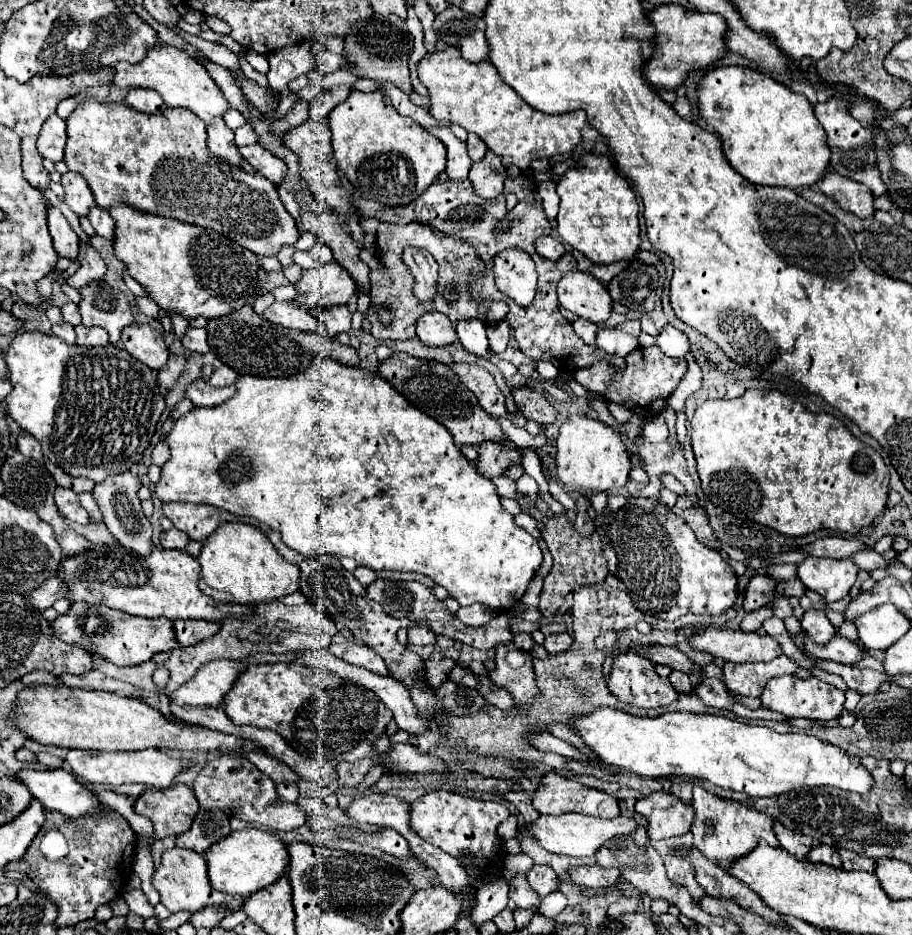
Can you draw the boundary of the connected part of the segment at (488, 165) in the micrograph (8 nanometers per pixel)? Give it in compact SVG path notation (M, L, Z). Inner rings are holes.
M488 151L482 163L472 165L468 179L476 195L480 195L482 199L496 199L502 193L502 185L506 181L506 169L502 167L498 155Z

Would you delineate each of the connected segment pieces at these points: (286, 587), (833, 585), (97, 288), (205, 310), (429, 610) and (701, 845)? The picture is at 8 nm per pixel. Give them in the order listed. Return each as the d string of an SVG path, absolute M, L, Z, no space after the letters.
M222 523L202 545L198 563L200 589L216 601L254 605L298 591L298 567L284 561L268 537L258 527L248 523Z
M810 557L810 559L806 559L804 563L798 565L798 579L810 591L822 595L828 603L842 601L848 595L848 591L852 589L854 581L856 581L856 575L858 575L858 567L850 559L836 561L836 559L826 559L826 557Z
M92 281L78 289L78 293L82 297L78 303L82 325L98 325L106 329L110 343L118 343L122 327L132 325L134 321L126 293L106 281Z
M114 203L110 215L116 223L116 257L162 311L174 311L186 319L212 319L252 303L254 295L258 295L258 257L220 233L178 219L142 213L126 203Z
M376 579L366 593L376 603L382 603L390 617L406 617L414 621L450 621L454 615L434 597L434 593L416 581L386 581Z
M700 783L694 785L694 823L692 823L692 835L694 835L694 847L706 855L712 863L716 863L722 869L728 869L734 859L748 855L752 849L758 847L758 841L766 841L770 847L780 847L774 831L772 831L772 819L768 813L760 813L756 809L748 809L742 803L720 799L712 793L708 793Z

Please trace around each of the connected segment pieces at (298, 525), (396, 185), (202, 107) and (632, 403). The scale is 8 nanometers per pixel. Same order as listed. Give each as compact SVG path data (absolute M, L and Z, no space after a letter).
M316 355L312 365L294 377L254 377L254 375L240 375L236 379L236 393L216 407L196 407L188 411L184 417L180 417L172 431L166 437L166 443L170 447L172 457L162 467L162 479L156 483L156 495L162 503L170 501L182 501L182 503L206 503L220 509L226 509L240 517L254 517L272 529L280 531L282 541L306 555L306 557L318 557L324 553L334 553L342 557L356 559L358 565L370 567L374 571L416 571L428 575L436 585L442 585L448 589L450 597L454 597L460 605L472 605L482 603L498 611L508 611L512 605L516 605L530 579L534 577L536 569L542 563L542 553L538 547L538 541L528 535L522 527L514 525L514 517L508 515L502 505L500 497L496 493L496 487L490 479L482 477L472 463L460 453L460 449L454 445L452 435L434 419L430 419L426 413L416 409L412 403L408 403L390 381L380 377L378 373L372 373L370 369L362 367L348 367L342 365L326 355Z
M352 91L328 117L332 149L342 171L364 199L398 207L418 199L446 169L446 147L410 117L402 117L384 93Z
M154 45L148 49L144 61L130 65L130 63L116 63L114 65L114 79L112 83L116 87L142 87L142 89L154 89L160 93L160 97L164 99L166 107L182 107L192 111L194 115L198 115L204 123L212 123L214 117L222 117L224 111L230 107L230 103L226 103L222 91L218 91L218 85L214 83L214 79L210 79L208 71L204 69L204 65L196 63L194 59L190 59L184 51L174 49L170 45Z
M654 345L654 347L638 347L636 351L632 351L626 357L624 371L614 369L606 359L602 359L602 361L594 363L592 367L578 369L574 377L584 389L594 391L608 401L626 405L642 419L650 419L650 415L660 415L660 411L666 403L666 397L676 389L676 385L680 383L684 373L686 373L684 359L672 359L672 357L664 355L658 345Z

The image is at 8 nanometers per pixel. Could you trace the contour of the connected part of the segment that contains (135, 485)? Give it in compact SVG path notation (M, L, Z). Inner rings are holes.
M126 471L126 473L120 473L120 475L112 475L108 479L104 479L102 483L96 483L94 489L92 489L92 495L104 515L104 523L108 525L110 533L130 551L138 553L138 555L150 555L150 549L152 549L152 525L150 521L146 519L146 515L142 513L142 507L140 507L140 499L138 499L138 489L140 489L140 479Z

